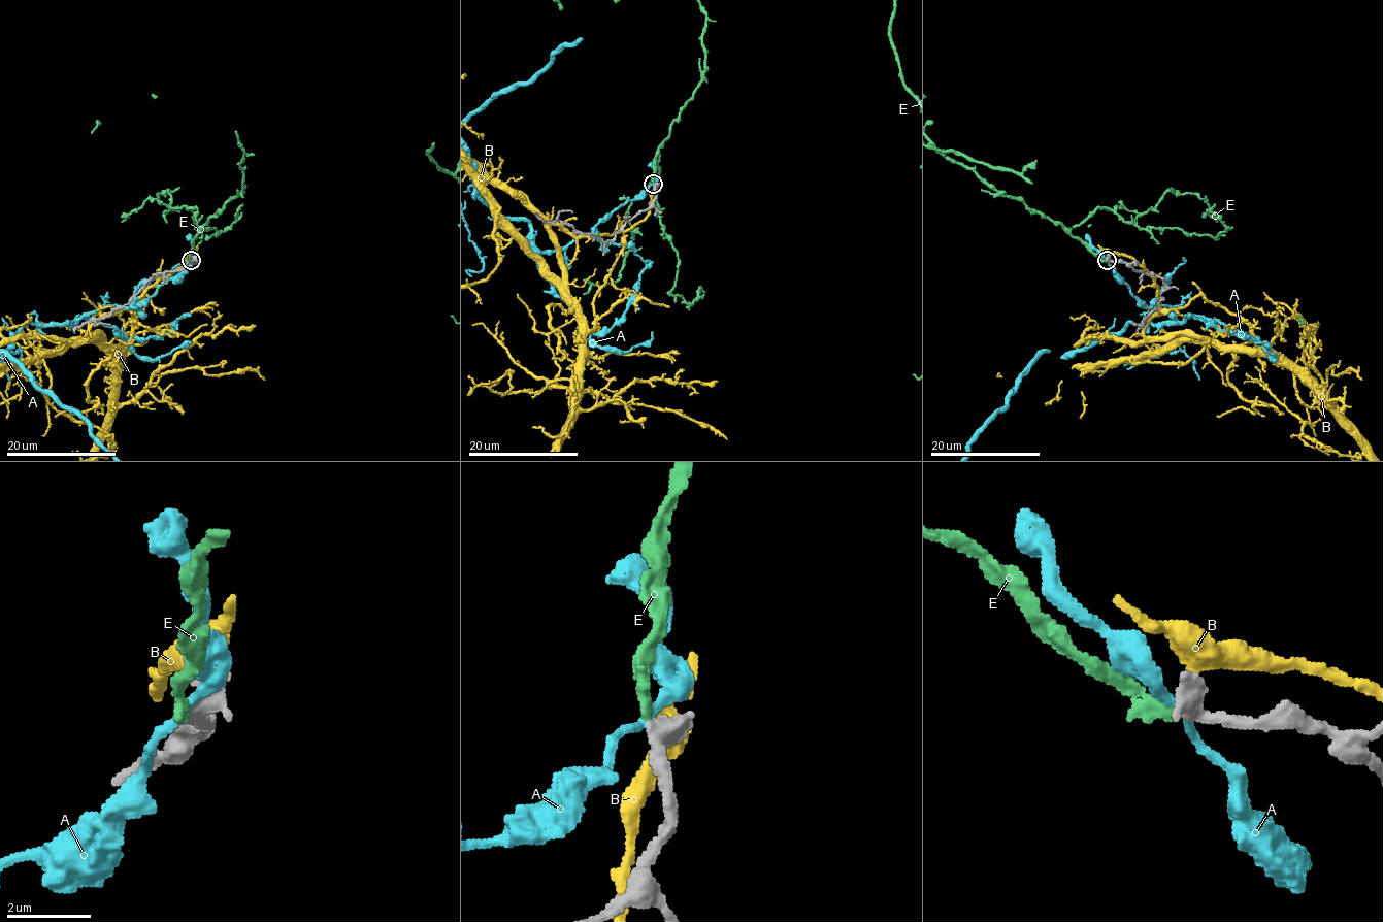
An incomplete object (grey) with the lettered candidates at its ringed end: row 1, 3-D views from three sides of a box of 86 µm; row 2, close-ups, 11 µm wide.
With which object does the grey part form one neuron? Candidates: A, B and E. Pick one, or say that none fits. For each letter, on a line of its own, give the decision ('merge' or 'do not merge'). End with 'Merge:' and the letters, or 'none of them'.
A: do not merge
B: do not merge
E: merge
Merge: E

